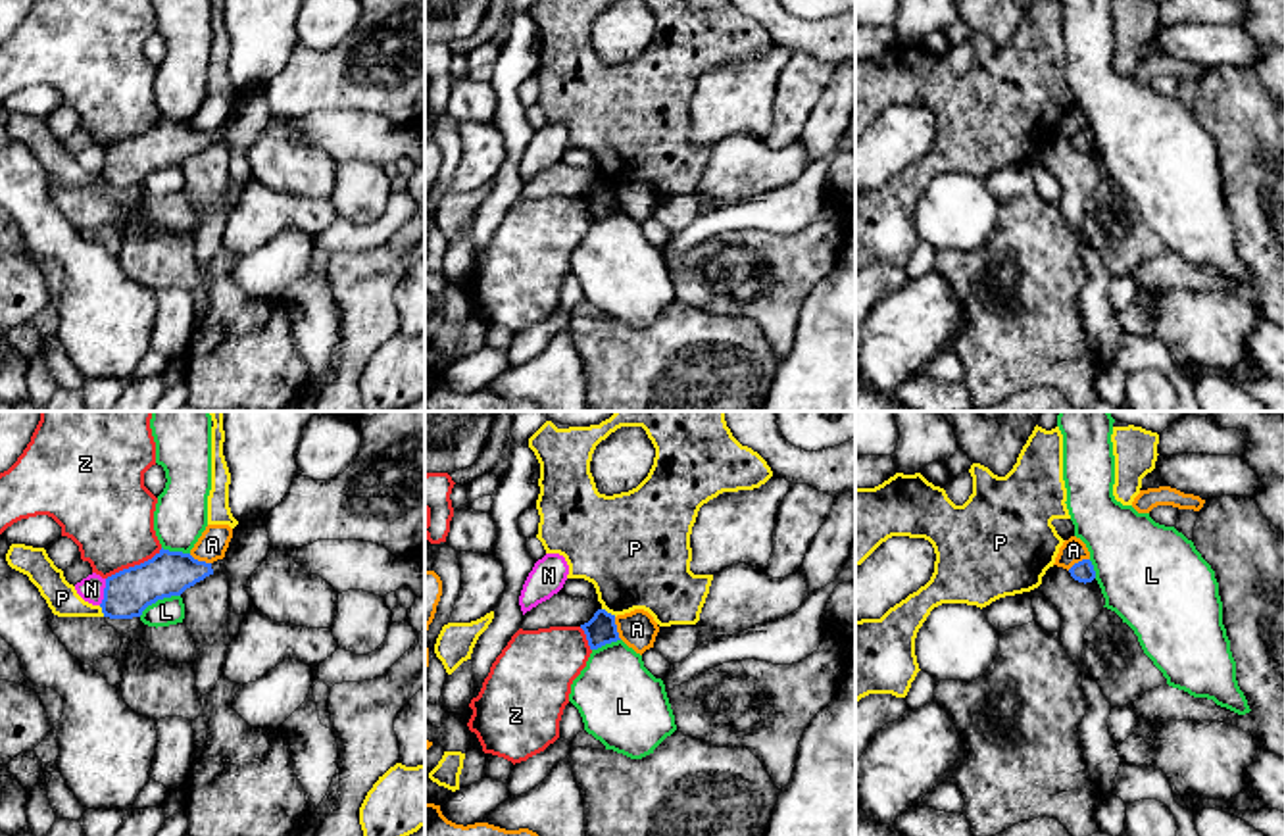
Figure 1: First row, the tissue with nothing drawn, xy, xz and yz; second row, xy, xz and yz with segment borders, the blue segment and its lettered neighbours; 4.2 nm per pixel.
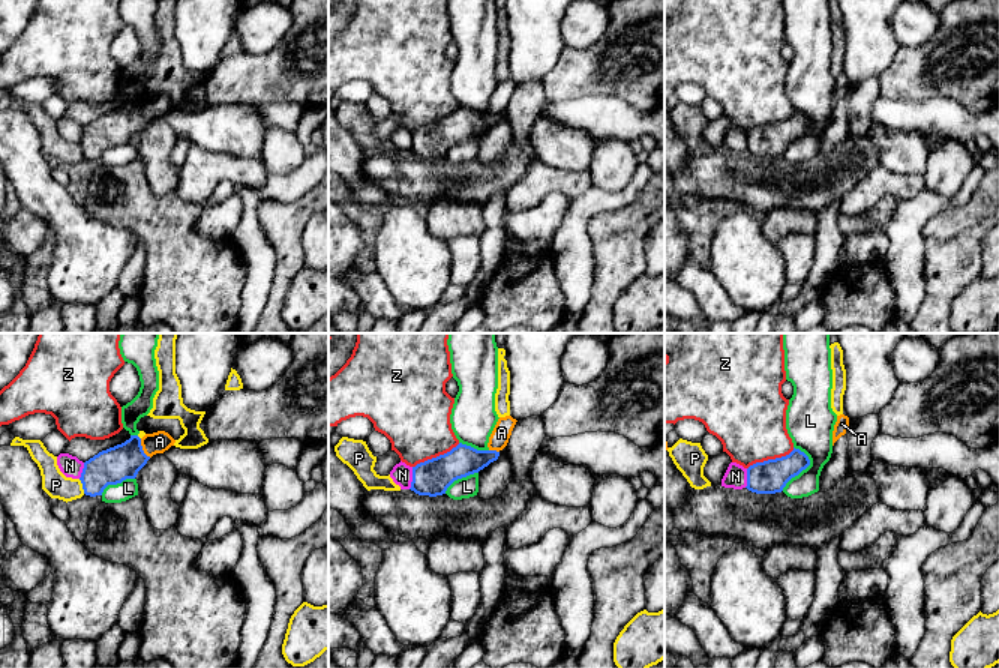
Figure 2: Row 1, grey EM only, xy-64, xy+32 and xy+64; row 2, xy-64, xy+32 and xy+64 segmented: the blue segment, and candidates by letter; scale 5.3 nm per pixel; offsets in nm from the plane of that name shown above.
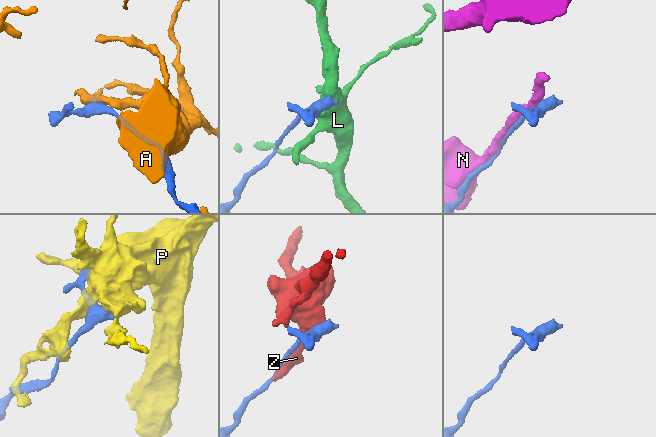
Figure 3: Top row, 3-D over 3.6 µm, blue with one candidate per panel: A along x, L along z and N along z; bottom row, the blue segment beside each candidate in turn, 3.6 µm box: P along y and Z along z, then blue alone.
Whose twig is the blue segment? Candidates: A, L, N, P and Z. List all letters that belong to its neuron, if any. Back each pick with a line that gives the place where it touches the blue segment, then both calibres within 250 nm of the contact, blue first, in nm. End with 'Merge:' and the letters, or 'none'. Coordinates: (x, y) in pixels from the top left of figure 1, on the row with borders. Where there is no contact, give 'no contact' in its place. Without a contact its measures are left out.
Merge: none

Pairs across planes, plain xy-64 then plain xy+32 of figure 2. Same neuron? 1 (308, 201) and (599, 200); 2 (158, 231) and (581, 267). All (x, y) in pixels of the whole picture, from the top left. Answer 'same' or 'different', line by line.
1: different
2: different

